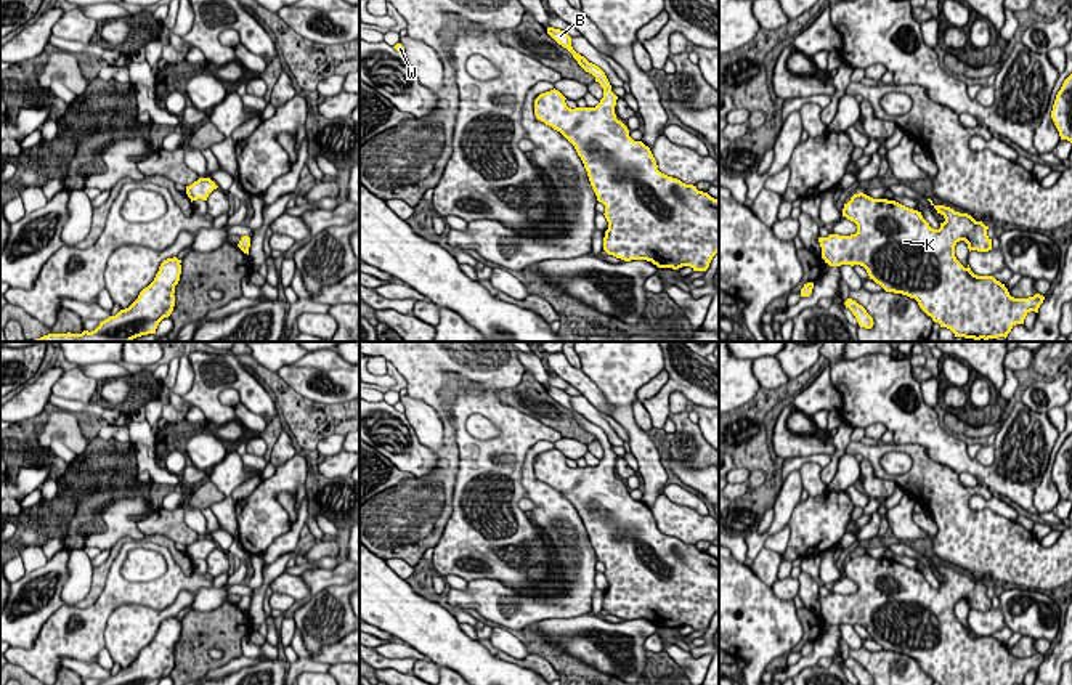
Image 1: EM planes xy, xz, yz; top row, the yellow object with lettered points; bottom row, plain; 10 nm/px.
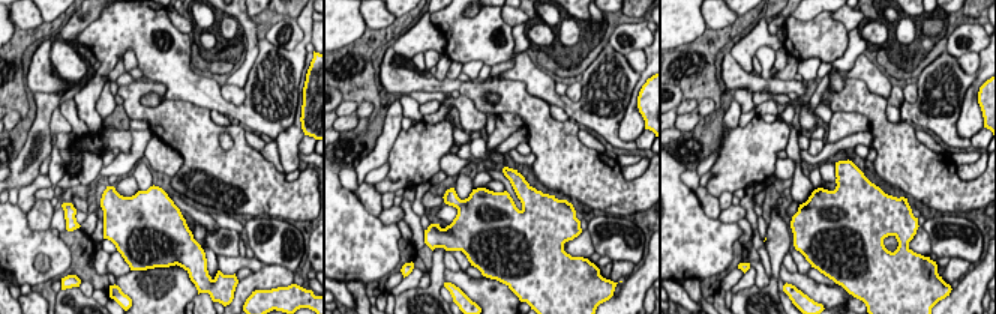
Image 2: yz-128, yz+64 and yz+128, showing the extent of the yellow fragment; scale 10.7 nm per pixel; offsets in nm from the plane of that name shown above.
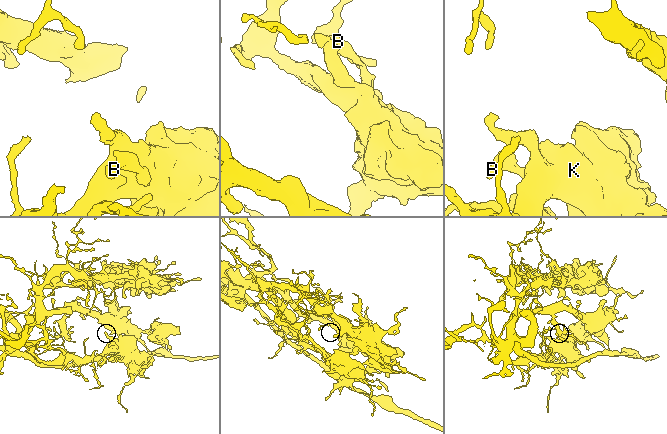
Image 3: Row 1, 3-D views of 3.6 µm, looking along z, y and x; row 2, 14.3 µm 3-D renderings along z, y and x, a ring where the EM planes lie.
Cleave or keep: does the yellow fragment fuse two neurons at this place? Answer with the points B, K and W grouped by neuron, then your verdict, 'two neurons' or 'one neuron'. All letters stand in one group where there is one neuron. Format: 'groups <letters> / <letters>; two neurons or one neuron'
groups B / K W; two neurons

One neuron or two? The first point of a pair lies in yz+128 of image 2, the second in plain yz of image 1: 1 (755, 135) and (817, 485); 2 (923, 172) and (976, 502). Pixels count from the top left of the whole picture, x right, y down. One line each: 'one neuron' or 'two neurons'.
1: two neurons
2: two neurons

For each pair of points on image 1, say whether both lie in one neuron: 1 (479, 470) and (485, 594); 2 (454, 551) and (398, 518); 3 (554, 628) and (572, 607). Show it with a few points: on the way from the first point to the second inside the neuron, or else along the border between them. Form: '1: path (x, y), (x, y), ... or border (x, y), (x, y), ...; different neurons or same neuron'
1: border (467, 581), (498, 579), (519, 592); different neurons
2: border (450, 518), (440, 539), (432, 547); different neurons
3: border (588, 613), (565, 618); different neurons

